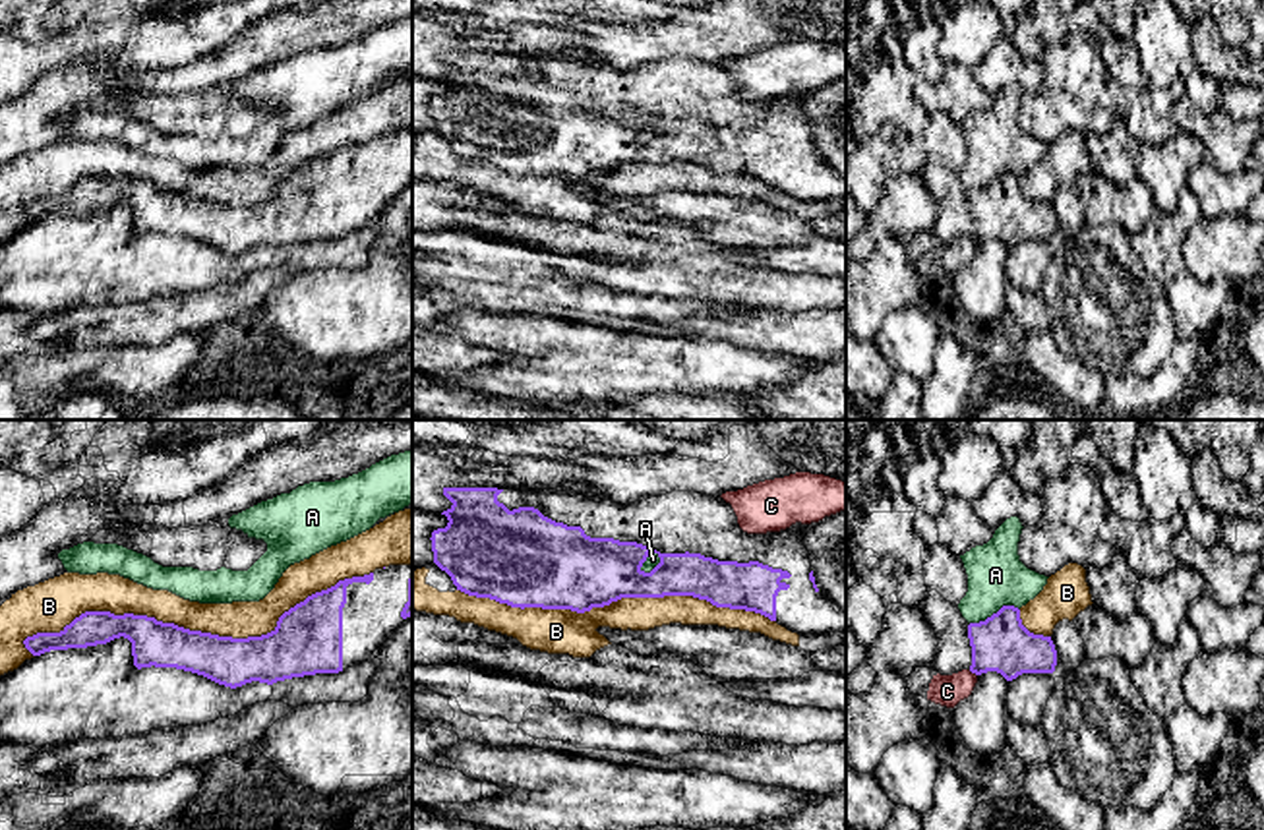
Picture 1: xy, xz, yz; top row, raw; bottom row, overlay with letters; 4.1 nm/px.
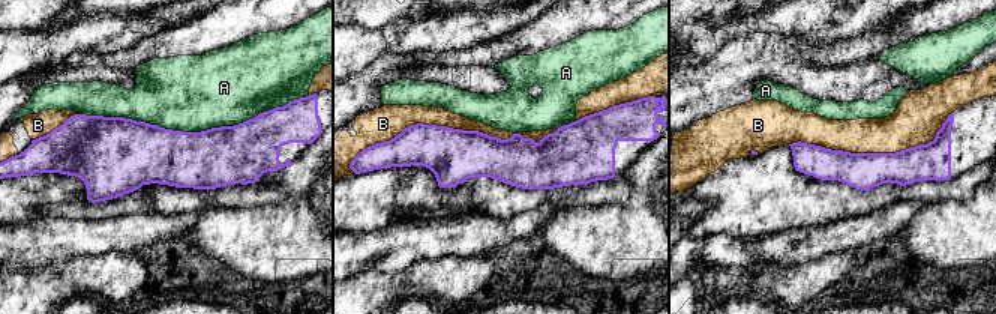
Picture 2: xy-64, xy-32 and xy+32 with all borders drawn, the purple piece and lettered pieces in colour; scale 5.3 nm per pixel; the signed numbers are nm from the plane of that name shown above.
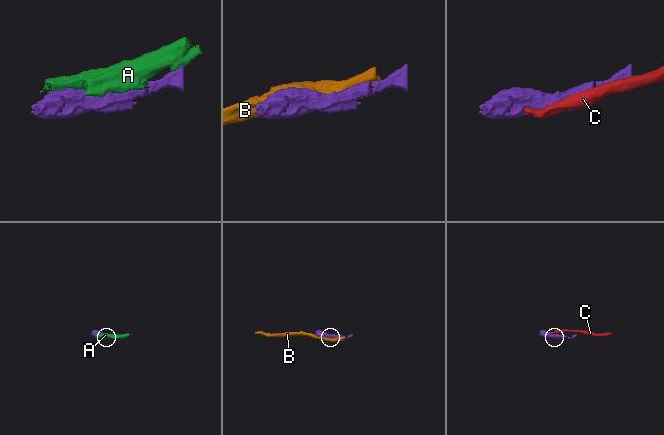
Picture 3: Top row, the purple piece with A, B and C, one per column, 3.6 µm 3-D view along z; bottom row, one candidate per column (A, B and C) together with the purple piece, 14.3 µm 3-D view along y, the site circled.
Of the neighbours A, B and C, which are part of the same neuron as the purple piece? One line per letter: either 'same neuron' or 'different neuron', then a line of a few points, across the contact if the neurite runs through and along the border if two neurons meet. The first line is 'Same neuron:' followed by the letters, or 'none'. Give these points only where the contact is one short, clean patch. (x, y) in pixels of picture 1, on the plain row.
Same neuron: none
A: different neuron
B: different neuron
C: different neuron; line yz (968, 237), (976, 242)

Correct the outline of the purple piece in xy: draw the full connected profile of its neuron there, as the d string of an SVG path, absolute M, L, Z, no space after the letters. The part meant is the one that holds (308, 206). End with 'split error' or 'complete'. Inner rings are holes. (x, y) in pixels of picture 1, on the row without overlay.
M389 132L308 163L261 203L232 205L147 182L85 178L60 199L37 199L23 211L41 222L124 203L132 209L137 236L176 234L236 255L358 232L410 182L412 132Z | split error

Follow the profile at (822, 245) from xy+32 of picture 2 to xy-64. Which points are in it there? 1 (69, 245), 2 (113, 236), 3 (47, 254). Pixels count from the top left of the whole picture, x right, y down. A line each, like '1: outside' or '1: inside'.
1: inside
2: inside
3: inside

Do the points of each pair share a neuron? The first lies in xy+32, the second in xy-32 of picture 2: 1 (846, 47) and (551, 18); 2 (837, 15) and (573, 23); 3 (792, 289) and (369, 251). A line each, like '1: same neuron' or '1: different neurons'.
1: same neuron
2: different neurons
3: different neurons

